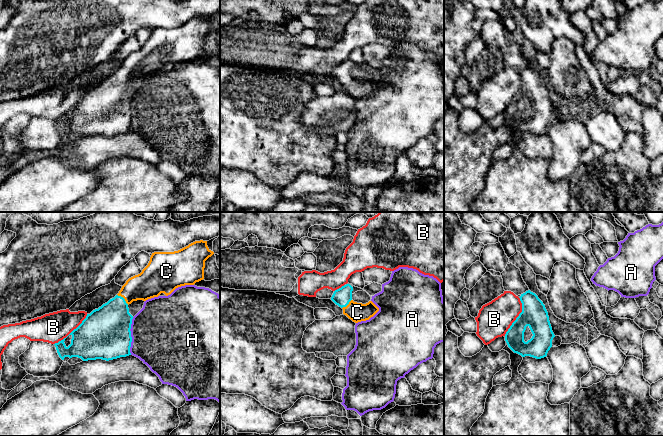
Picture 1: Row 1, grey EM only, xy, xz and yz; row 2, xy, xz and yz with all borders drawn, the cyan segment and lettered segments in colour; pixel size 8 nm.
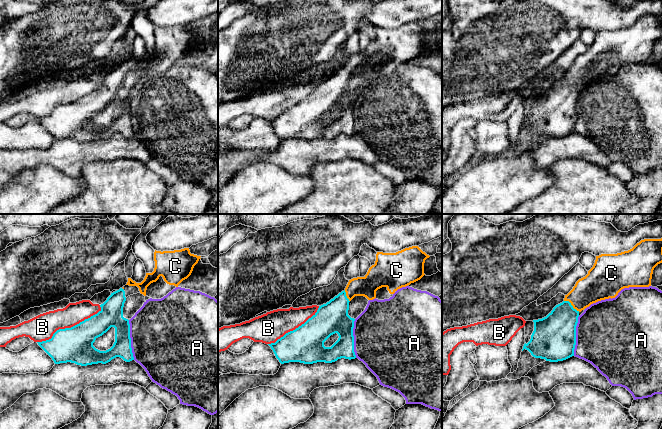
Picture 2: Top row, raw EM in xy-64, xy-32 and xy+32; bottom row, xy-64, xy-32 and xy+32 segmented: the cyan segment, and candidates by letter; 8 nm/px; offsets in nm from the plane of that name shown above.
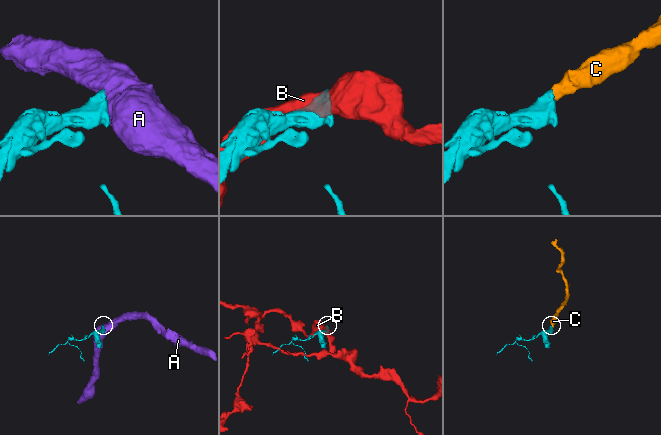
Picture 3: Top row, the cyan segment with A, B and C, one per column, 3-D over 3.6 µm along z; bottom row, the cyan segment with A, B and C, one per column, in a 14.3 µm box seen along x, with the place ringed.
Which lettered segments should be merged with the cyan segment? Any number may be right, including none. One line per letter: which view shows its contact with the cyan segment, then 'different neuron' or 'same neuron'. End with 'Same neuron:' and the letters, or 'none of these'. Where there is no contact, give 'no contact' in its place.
A: contact in xy; different neuron
B: contact in yz; different neuron
C: contact in xy; same neuron
Same neuron: C

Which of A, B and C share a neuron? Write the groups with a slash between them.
A / B / C

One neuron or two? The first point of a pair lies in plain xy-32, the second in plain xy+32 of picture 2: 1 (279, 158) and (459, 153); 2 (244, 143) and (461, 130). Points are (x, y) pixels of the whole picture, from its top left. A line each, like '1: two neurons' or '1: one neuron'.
1: two neurons
2: two neurons

